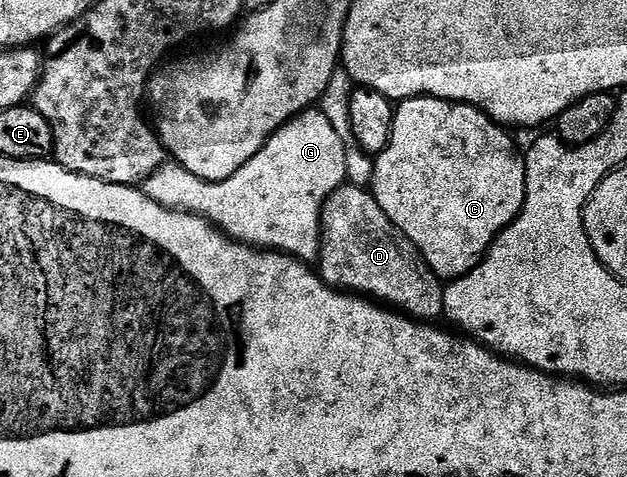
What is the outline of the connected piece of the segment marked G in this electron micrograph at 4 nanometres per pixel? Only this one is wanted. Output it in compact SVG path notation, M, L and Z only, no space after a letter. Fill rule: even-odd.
M308 109L289 120L280 131L275 131L269 137L269 141L257 152L244 167L237 169L237 173L233 173L233 177L229 177L220 183L206 183L201 177L197 177L193 173L189 173L184 167L179 166L174 161L168 161L163 164L161 169L157 169L142 184L142 191L148 195L153 201L157 201L162 207L168 207L171 211L188 211L191 215L200 215L203 219L208 219L210 223L215 224L224 235L234 239L236 243L246 243L247 246L256 249L266 249L268 251L282 251L284 255L294 255L296 259L303 260L304 263L311 265L318 260L319 257L319 222L321 221L321 213L325 201L330 197L338 187L344 186L348 182L346 175L346 147L342 143L341 137L337 135L333 129L332 122L325 117L325 113L319 109Z

